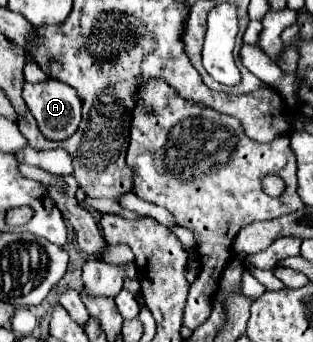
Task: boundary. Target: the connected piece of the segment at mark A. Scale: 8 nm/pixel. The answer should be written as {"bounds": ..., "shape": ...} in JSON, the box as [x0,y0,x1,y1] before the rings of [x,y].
{"bounds":[22,80,80,140],"shape":[[[44,80],[26,84],[22,98],[46,138],[64,140],[76,132],[80,124],[80,98],[64,82]]]}

